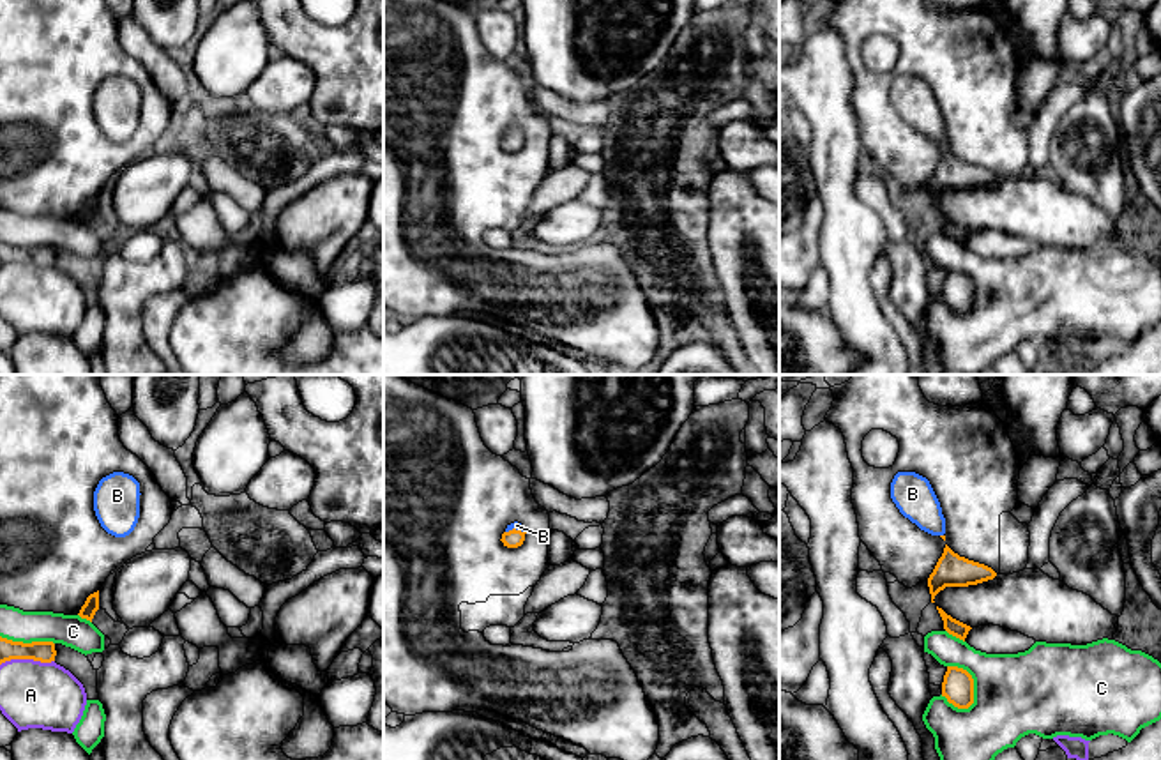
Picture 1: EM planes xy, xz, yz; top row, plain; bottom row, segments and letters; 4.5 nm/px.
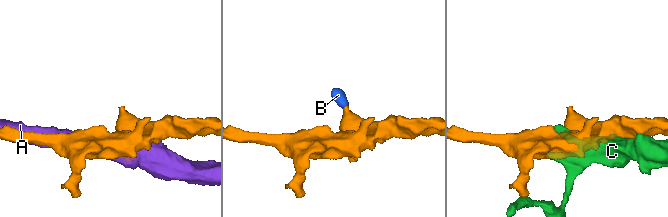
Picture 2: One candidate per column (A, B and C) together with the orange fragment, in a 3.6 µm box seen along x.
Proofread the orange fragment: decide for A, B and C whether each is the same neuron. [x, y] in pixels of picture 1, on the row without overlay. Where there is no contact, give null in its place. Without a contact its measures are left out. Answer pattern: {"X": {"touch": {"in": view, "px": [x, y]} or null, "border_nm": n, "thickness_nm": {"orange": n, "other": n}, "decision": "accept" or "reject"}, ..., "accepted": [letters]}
{"A": {"touch": {"in": "xy", "px": [27, 262]}, "border_nm": 240, "thickness_nm": {"orange": 100, "other": 300}, "decision": "reject"}, "B": {"touch": {"in": "xz", "px": [515, 133]}, "border_nm": 100, "thickness_nm": {"orange": 80, "other": 40}, "decision": "accept"}, "C": {"touch": {"in": "yz", "px": [972, 285]}, "border_nm": 220, "thickness_nm": {"orange": 140, "other": 380}, "decision": "reject"}, "accepted": ["B"]}

